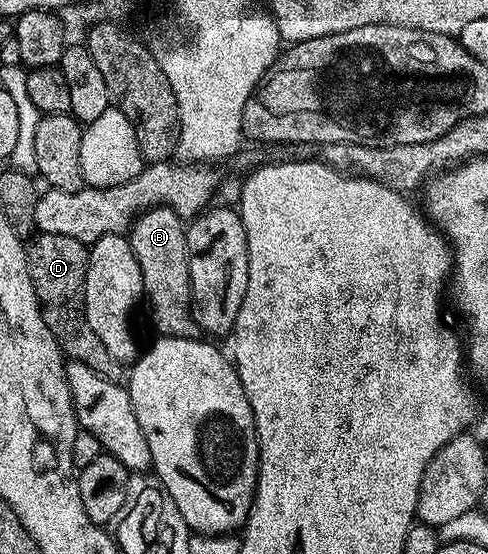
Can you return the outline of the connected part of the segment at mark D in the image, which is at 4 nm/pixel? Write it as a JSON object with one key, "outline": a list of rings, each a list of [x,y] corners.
{"outline":[[[42,232],[32,237],[28,245],[29,273],[35,286],[37,303],[41,306],[41,317],[47,322],[47,330],[55,334],[61,351],[69,360],[83,362],[91,366],[101,376],[109,380],[120,381],[123,376],[123,365],[111,358],[107,346],[99,342],[99,334],[91,330],[85,317],[85,279],[87,278],[88,247],[79,242],[79,238],[67,238],[67,234],[47,234]]]}

